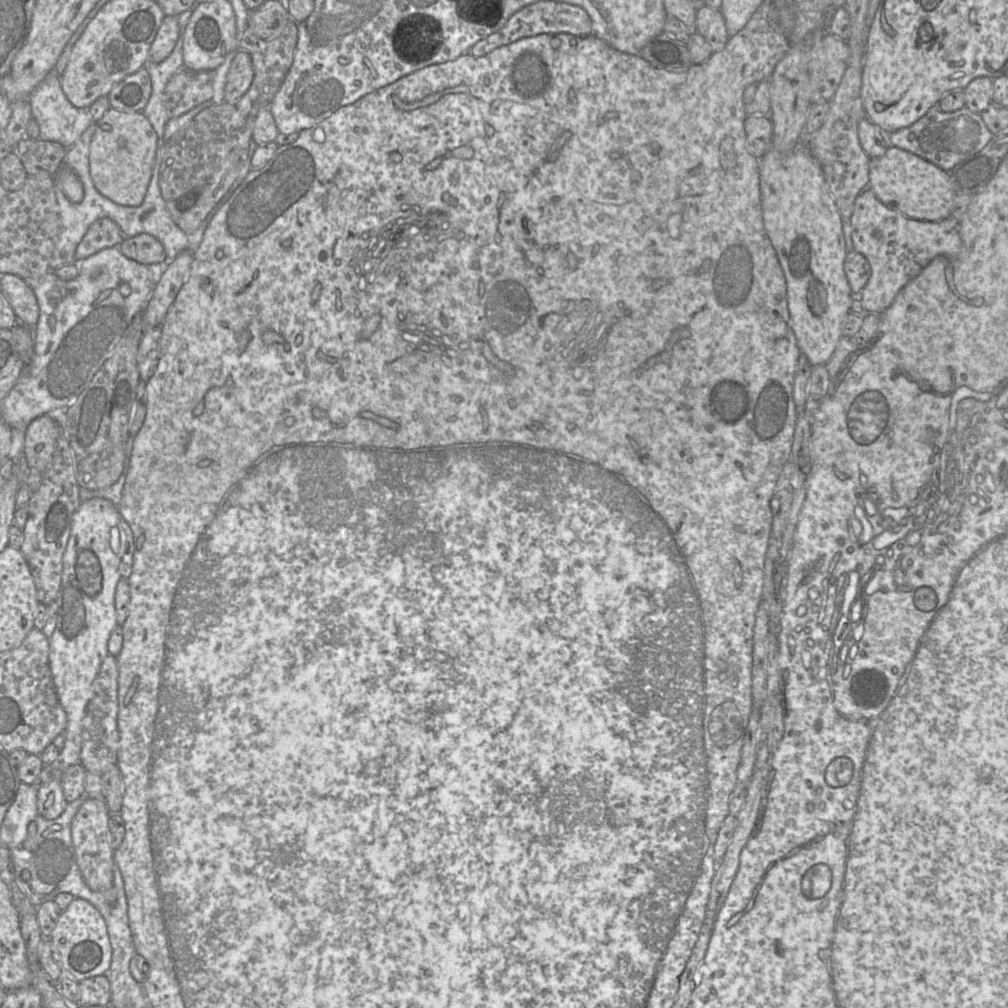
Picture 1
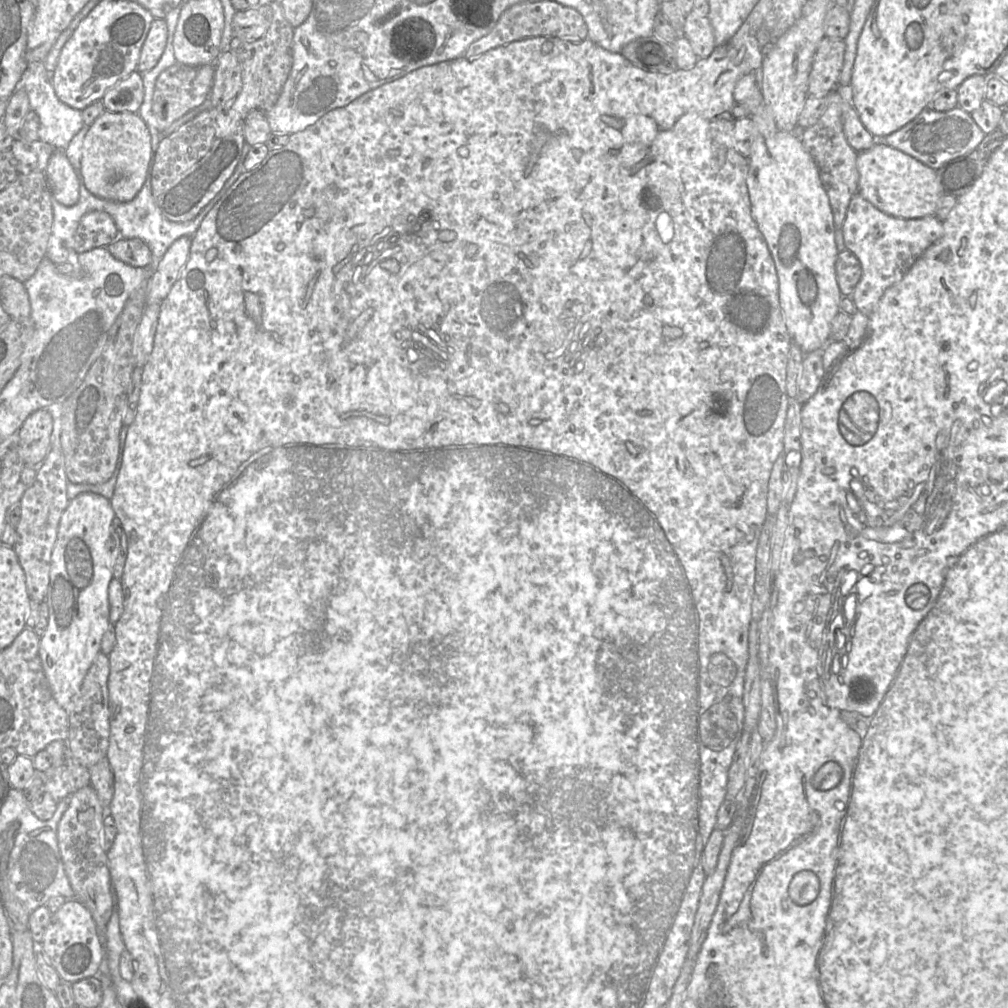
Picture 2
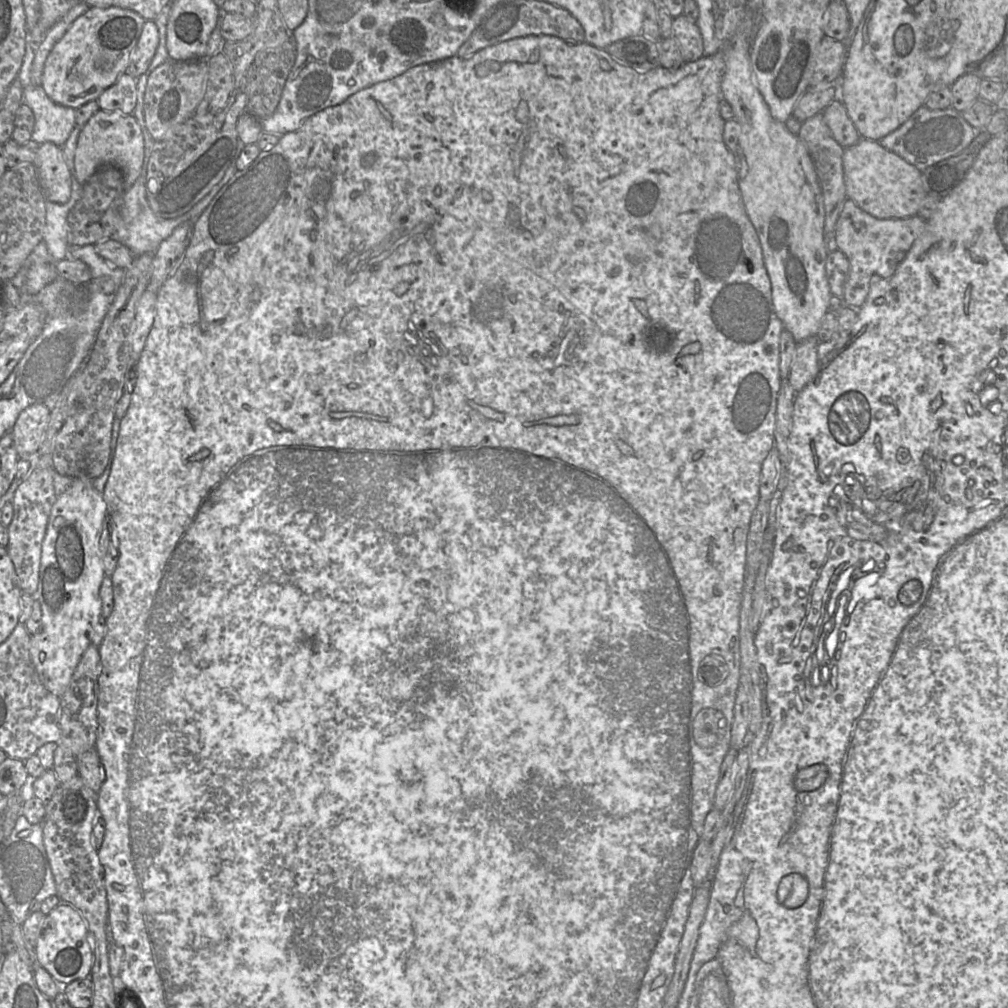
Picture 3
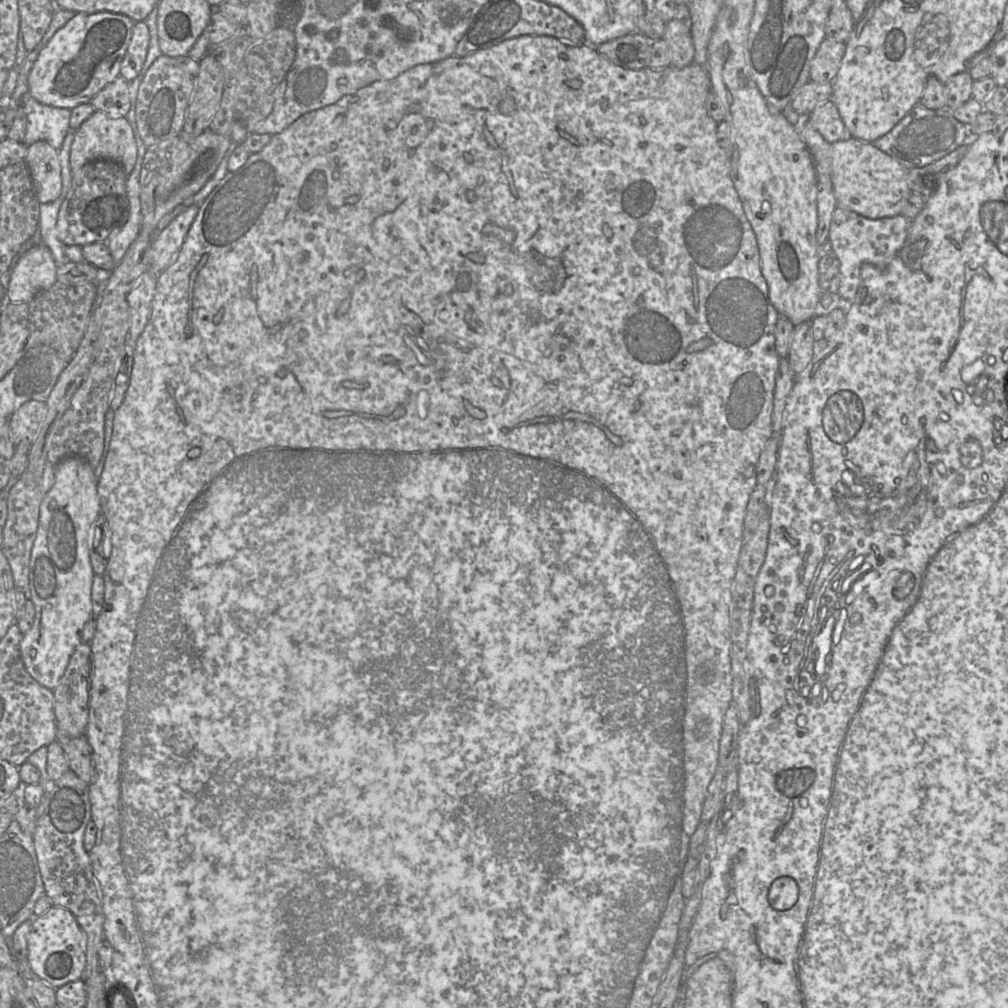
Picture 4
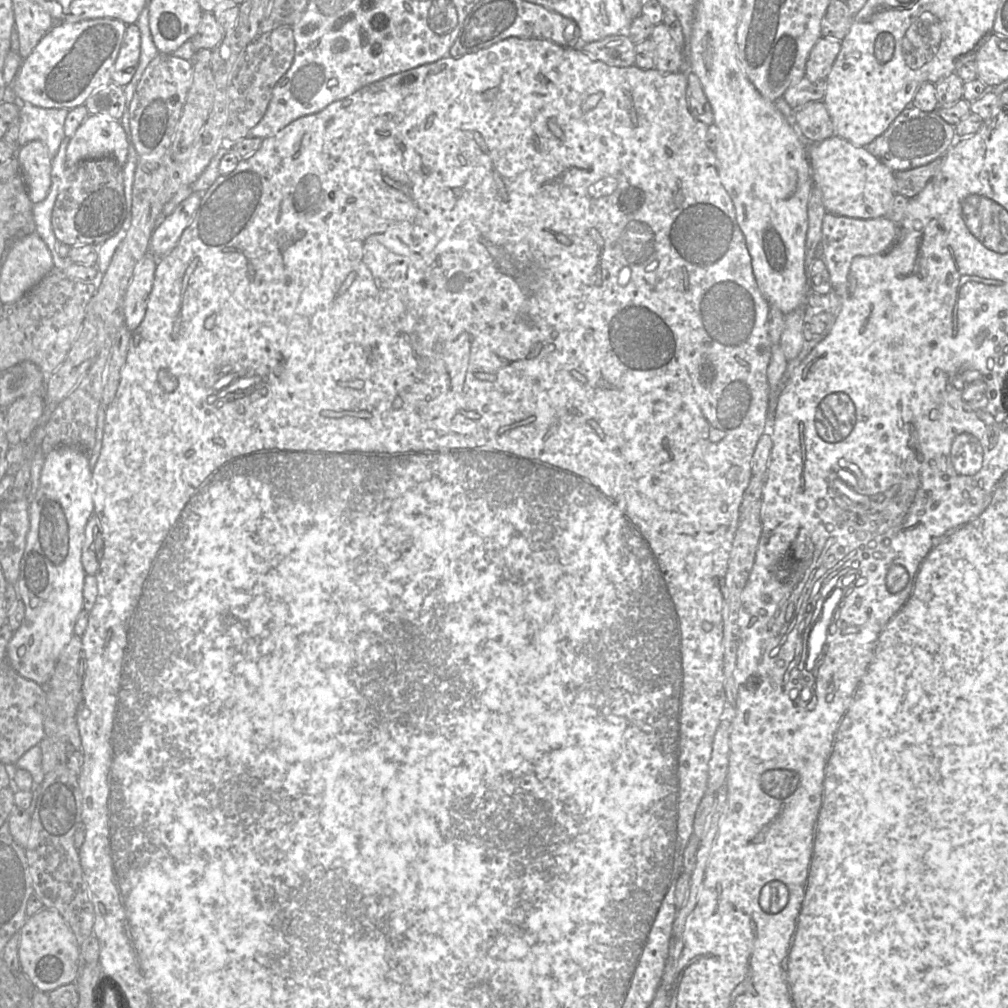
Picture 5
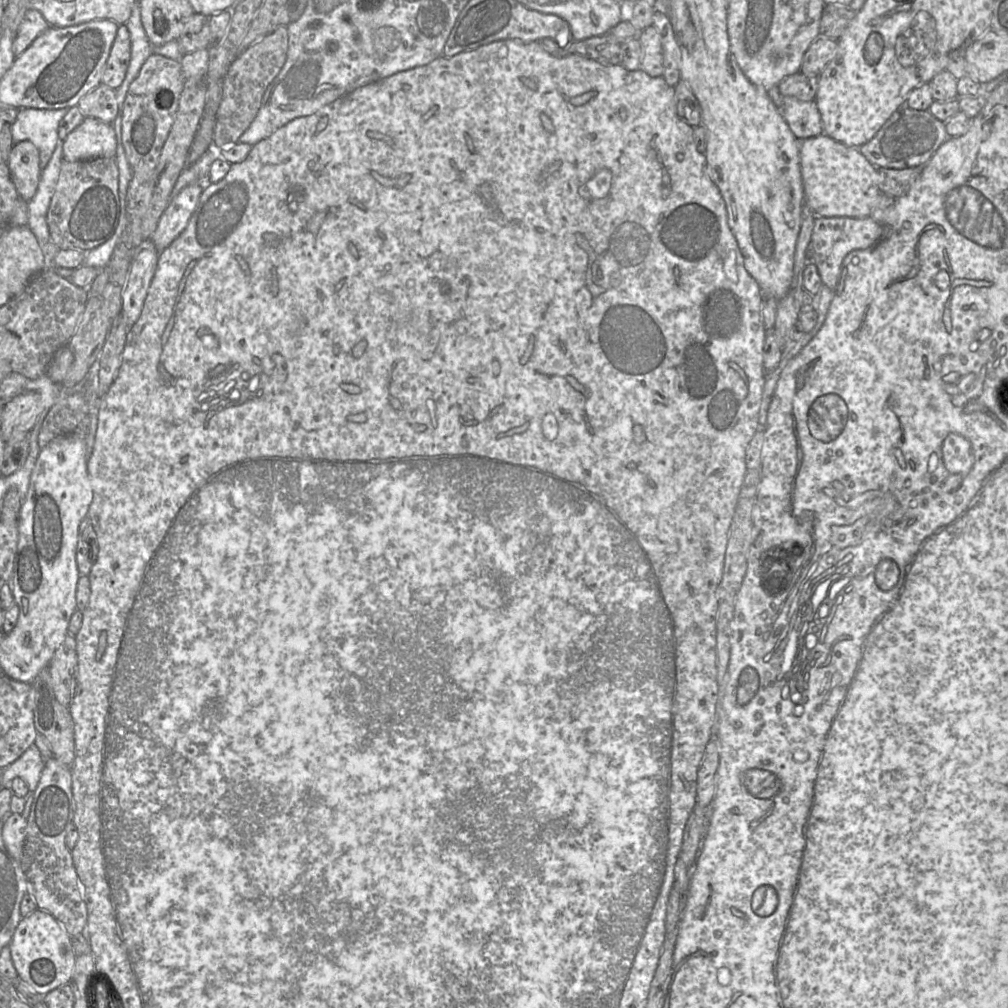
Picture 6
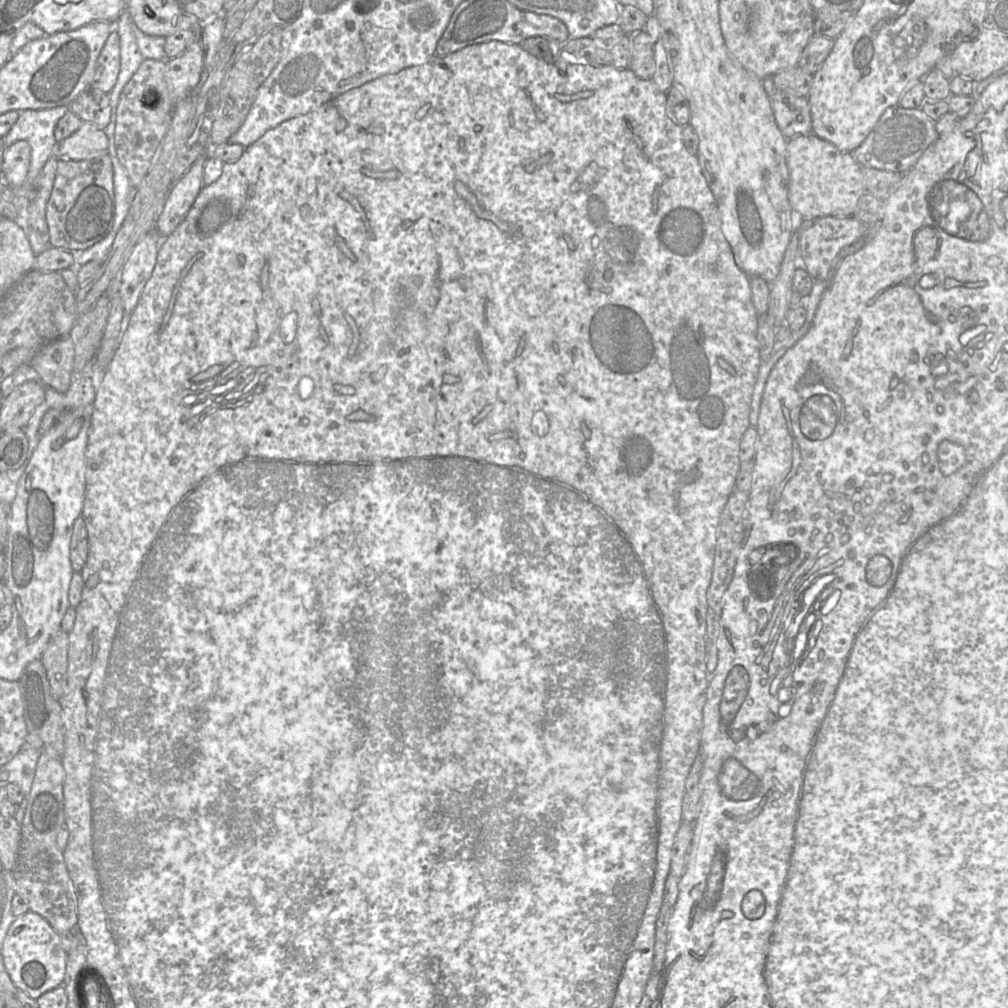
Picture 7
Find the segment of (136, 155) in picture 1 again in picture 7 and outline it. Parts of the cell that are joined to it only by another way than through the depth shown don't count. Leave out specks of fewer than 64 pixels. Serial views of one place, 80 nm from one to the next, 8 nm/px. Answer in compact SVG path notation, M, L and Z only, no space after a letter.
M83 122L77 131L60 143L59 154L59 160L73 161L108 155L108 138L103 129L91 122Z

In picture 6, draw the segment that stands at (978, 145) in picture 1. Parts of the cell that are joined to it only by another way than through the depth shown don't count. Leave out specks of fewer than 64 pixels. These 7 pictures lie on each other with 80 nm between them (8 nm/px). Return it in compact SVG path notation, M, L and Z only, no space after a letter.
M902 106L896 110L877 134L859 151L879 169L906 169L924 166L937 149L949 138L945 124L928 110Z

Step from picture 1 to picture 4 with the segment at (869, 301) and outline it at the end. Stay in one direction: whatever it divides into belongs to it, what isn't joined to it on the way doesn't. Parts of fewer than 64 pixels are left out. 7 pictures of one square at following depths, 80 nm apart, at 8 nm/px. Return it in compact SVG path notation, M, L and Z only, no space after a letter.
M836 208L830 226L832 251L840 261L840 274L837 294L853 302L862 284L861 267L869 263L877 267L885 267L899 252L905 243L911 224L903 215L871 219L853 211Z

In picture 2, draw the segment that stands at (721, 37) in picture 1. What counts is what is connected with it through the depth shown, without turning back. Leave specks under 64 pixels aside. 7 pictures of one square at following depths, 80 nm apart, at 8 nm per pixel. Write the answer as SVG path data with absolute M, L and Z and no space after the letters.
M693 12L686 15L683 27L683 36L690 42L698 60L708 57L716 48L714 31L708 17L699 16Z

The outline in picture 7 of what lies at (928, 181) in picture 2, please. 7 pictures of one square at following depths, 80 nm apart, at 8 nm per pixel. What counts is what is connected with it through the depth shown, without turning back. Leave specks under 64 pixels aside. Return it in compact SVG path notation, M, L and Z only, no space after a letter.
M815 134L800 135L788 139L786 162L789 170L788 198L798 219L814 219L825 216L852 217L860 198L865 195L862 166L850 152L843 152Z

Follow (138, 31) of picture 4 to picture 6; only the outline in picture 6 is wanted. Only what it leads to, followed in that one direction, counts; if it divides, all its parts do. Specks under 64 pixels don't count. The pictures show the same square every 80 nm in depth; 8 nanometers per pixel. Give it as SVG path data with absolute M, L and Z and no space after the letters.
M120 25L113 42L101 84L117 89L126 76L131 58L130 34L125 25Z

